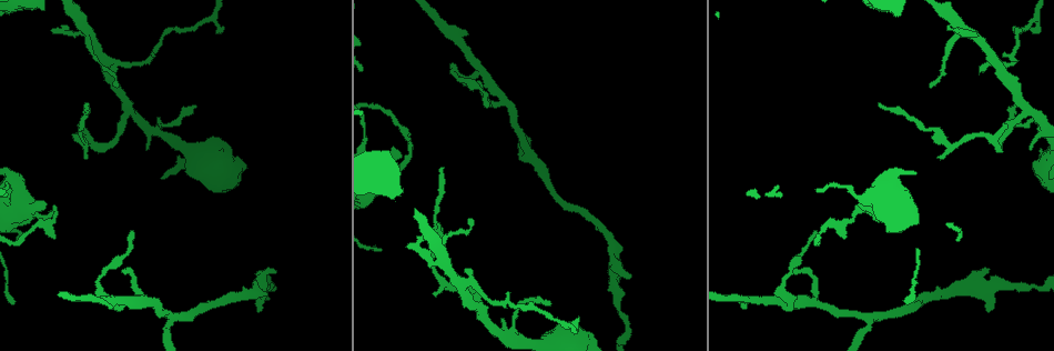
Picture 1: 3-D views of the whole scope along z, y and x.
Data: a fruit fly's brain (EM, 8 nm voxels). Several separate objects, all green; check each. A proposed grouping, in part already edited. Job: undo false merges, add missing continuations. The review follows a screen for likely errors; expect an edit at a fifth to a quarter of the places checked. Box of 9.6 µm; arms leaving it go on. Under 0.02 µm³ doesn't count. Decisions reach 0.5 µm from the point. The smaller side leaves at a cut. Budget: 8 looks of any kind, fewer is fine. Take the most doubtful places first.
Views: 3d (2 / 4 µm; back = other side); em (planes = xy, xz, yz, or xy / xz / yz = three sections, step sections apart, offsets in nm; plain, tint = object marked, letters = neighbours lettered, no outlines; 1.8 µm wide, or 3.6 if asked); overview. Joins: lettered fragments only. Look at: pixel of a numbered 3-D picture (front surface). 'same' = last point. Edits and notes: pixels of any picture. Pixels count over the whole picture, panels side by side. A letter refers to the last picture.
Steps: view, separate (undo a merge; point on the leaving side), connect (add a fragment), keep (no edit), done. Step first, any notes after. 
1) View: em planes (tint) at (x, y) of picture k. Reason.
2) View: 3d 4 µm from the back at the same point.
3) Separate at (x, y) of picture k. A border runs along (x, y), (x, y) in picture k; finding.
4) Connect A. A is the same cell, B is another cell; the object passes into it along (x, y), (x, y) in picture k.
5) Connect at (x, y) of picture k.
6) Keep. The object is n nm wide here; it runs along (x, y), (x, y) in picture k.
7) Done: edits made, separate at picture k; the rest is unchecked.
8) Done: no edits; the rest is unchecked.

View: 3d 2 µm at (794, 266) of picture 1. Closes a loop.

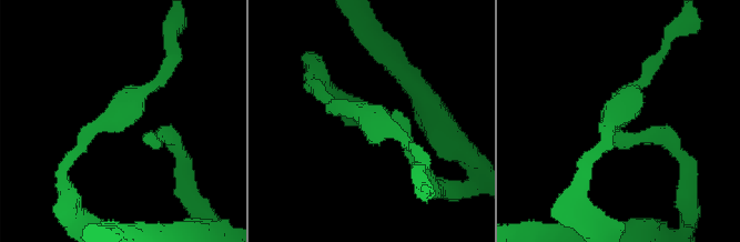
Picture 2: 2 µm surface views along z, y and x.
View: em planes (tint) at (134, 119) of picture 2. Shape alone is not enough.

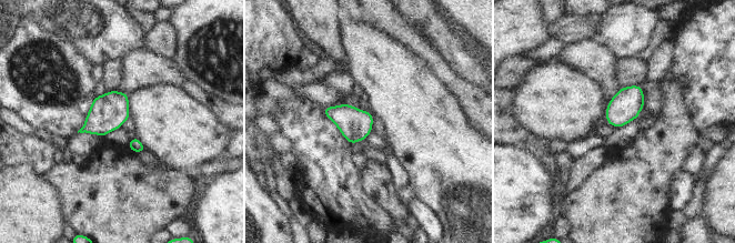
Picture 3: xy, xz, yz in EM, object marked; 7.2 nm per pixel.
View: em planes (letters) at the same point.

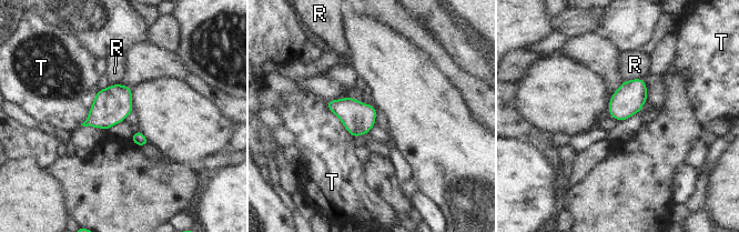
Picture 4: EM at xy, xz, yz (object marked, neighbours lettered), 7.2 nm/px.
Keep. R and T are other cells; a border runs along (325, 103), (351, 134) in picture 4; one neuron here.

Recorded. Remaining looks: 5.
View: 3d 2 µm at (998, 146) of picture 1. Sharp bend.

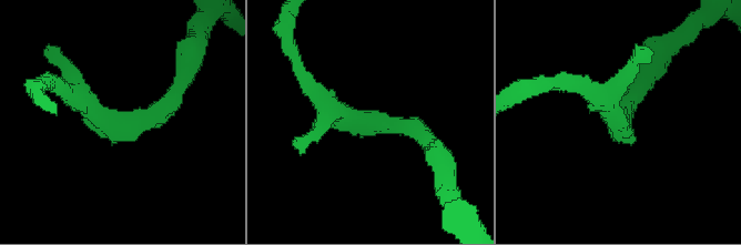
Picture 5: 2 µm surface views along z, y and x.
View: em planes (letters) at (141, 122) of picture 5. The arms are 180, 220 nm wide.

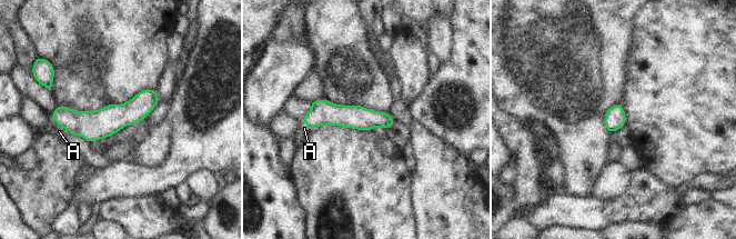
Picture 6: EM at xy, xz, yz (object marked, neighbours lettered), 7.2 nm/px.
Connect at (59, 131) of picture 6. A is the same cell; the neuron continues.

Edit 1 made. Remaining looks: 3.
View: em planes (letters) at (177, 318) of picture 1. Side arm on a straight run.

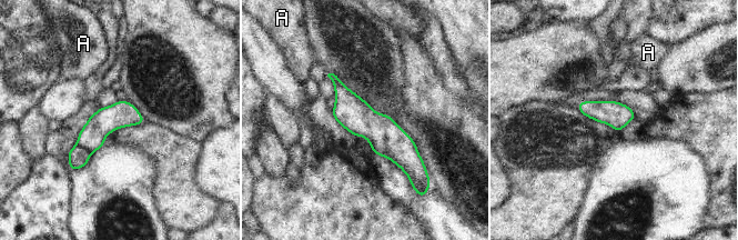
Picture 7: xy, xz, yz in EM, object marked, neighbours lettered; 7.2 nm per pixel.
Separate at (78, 157) of picture 7. A is another cell; a border runs along (76, 144), (79, 144), (90, 154) in picture 7; a second neuron is stuck on.

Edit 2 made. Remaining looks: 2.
Done: edits made, connect at picture 6, separate at picture 7; the rest is unchecked.

